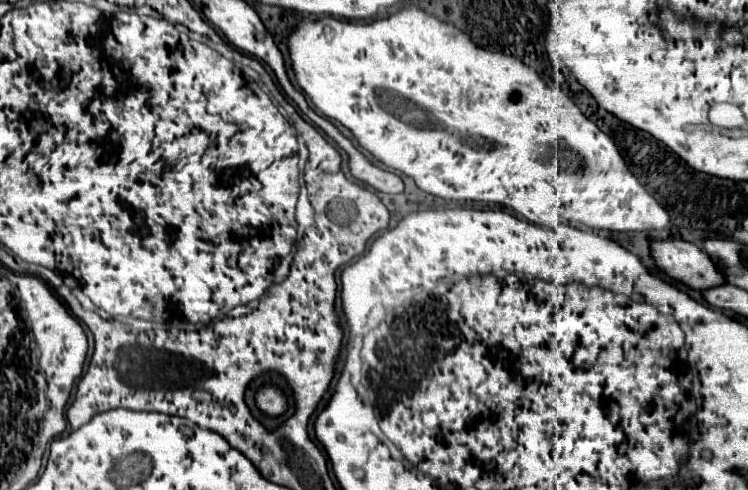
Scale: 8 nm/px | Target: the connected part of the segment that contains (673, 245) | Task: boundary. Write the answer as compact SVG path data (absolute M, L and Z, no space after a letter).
M663 240L651 244L657 266L671 278L687 284L693 290L709 290L727 284L717 264L709 260L703 248L685 240Z

